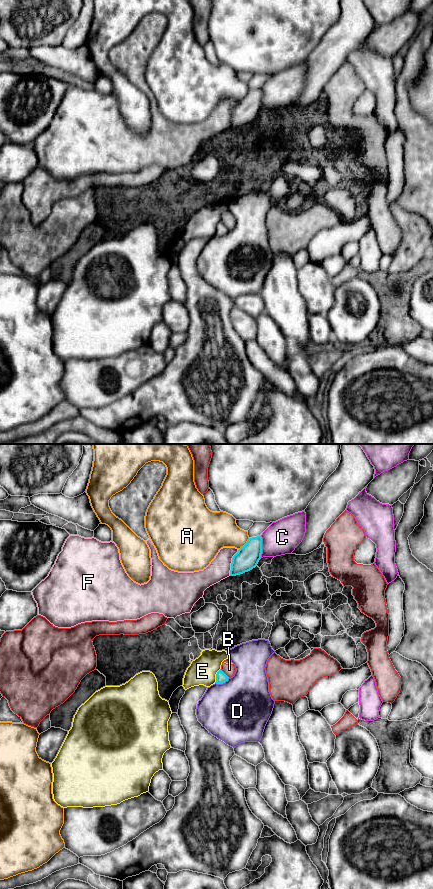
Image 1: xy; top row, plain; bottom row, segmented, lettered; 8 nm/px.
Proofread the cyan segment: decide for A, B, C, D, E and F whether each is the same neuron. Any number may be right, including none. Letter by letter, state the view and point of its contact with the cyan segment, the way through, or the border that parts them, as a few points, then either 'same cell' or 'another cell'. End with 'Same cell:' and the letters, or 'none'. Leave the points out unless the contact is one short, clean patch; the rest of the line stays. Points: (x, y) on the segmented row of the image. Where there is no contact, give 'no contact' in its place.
A: xy (245, 544) | another cell
B: xy (224, 673) | another cell
C: xy (261, 546) | another cell
D: xy (222, 683) | another cell
E: xy (216, 675) | another cell
F: xy (232, 562) | another cell
Same cell: none

